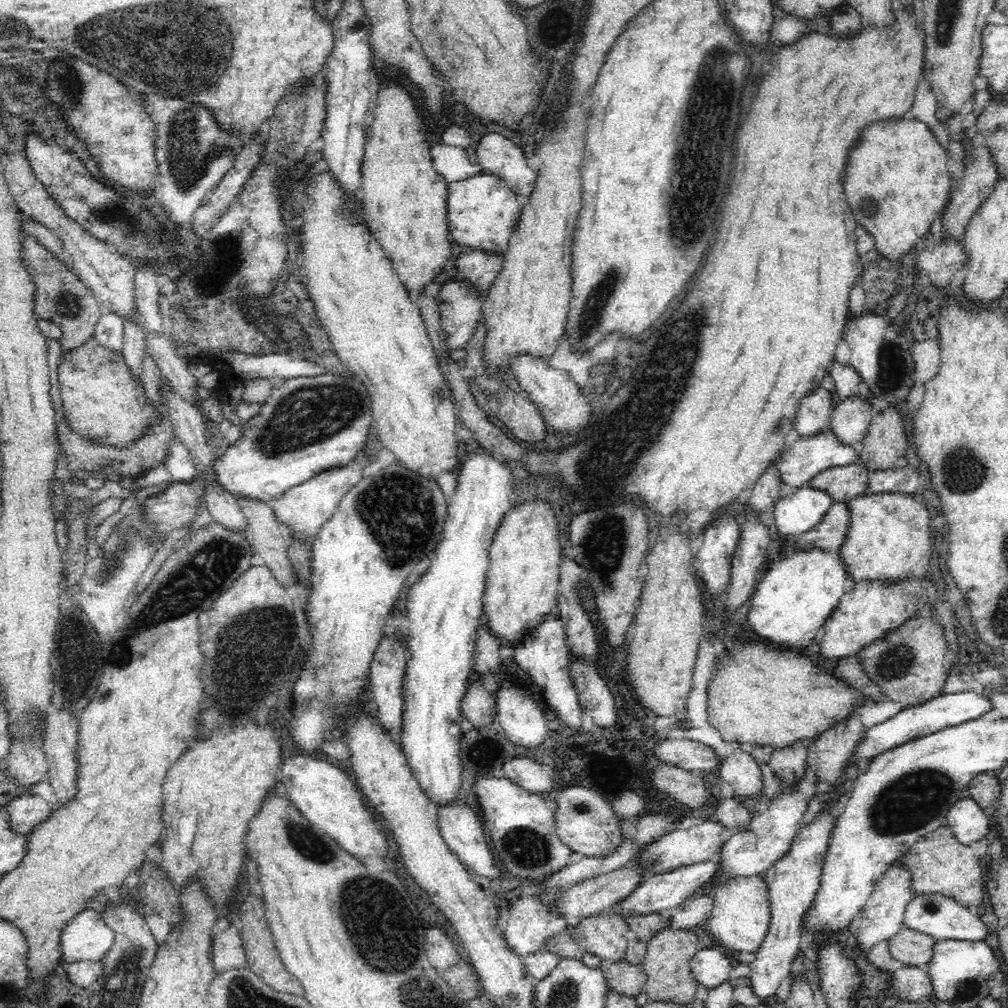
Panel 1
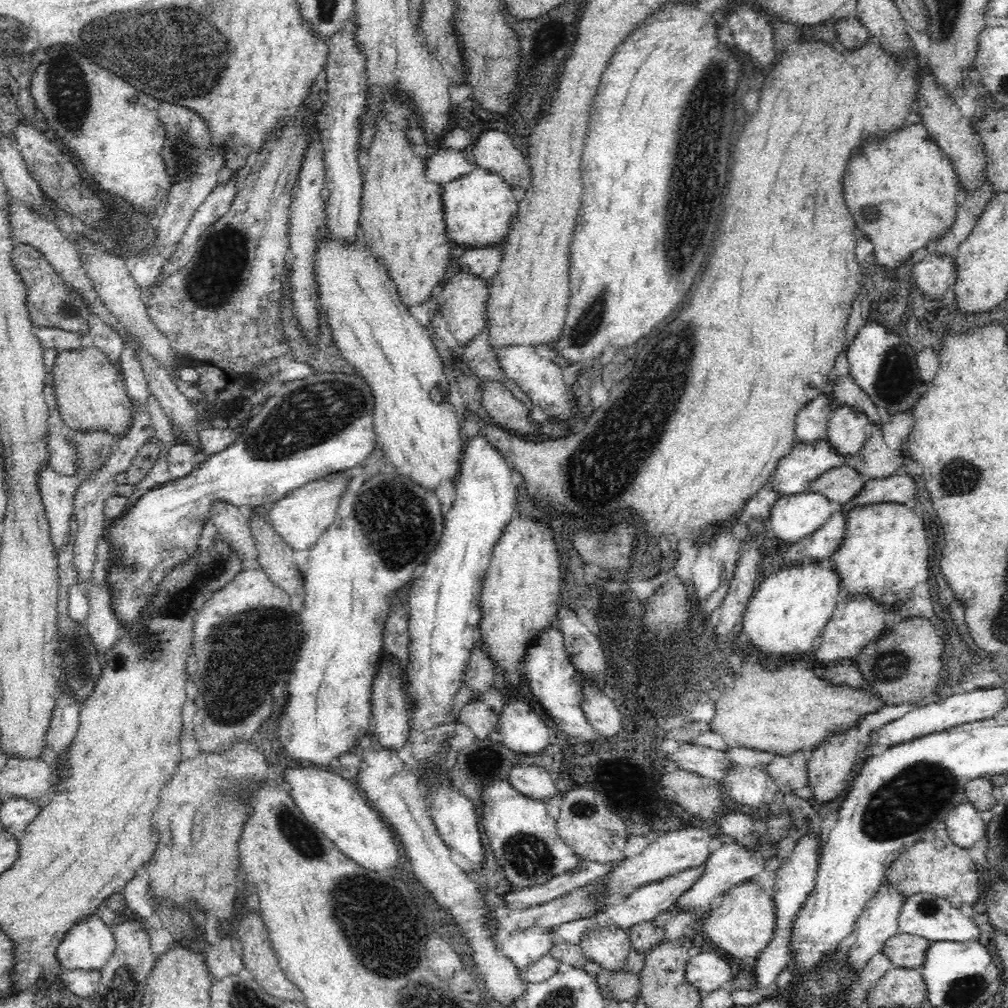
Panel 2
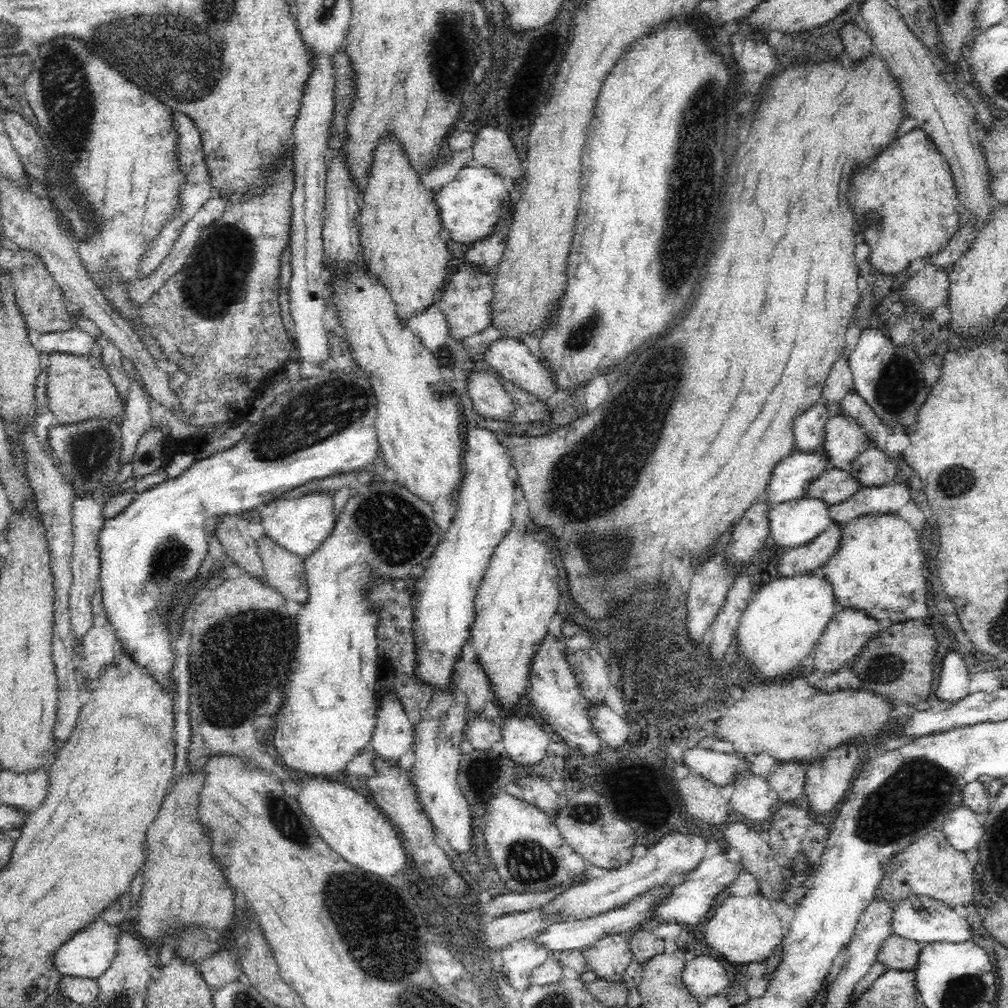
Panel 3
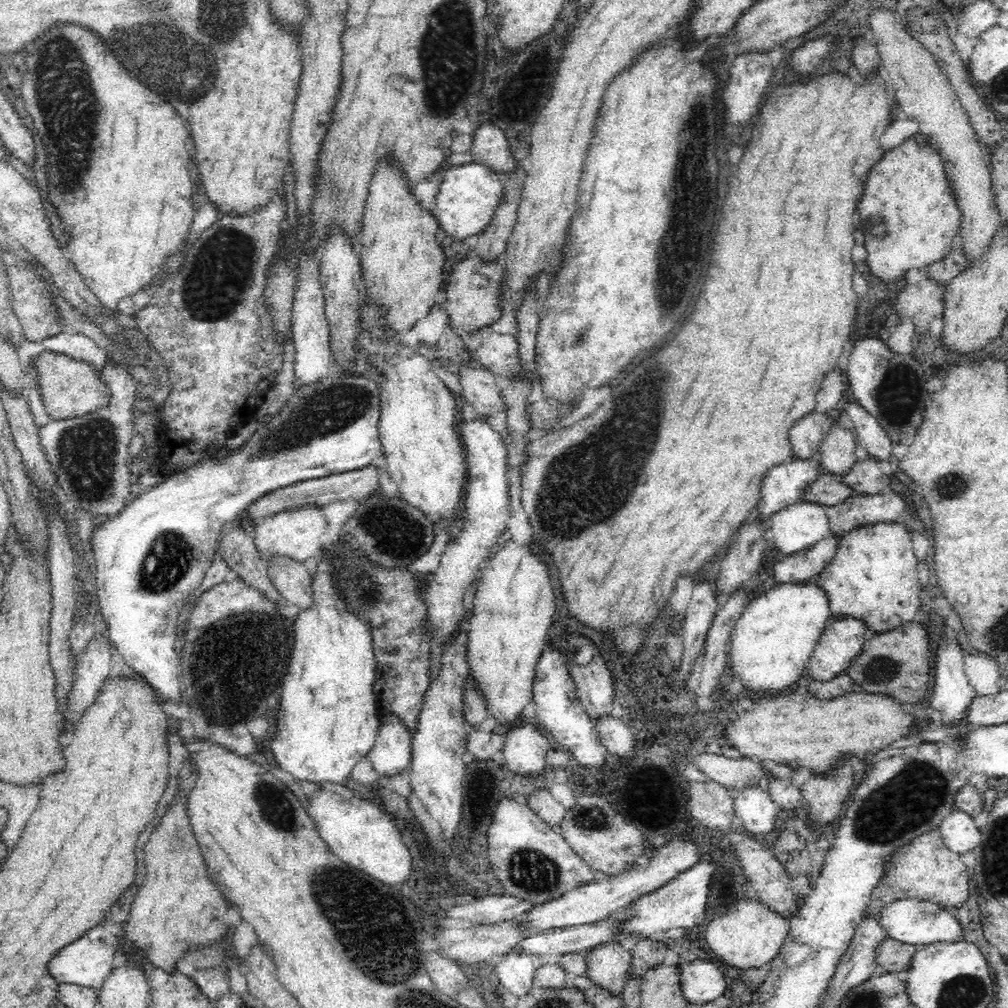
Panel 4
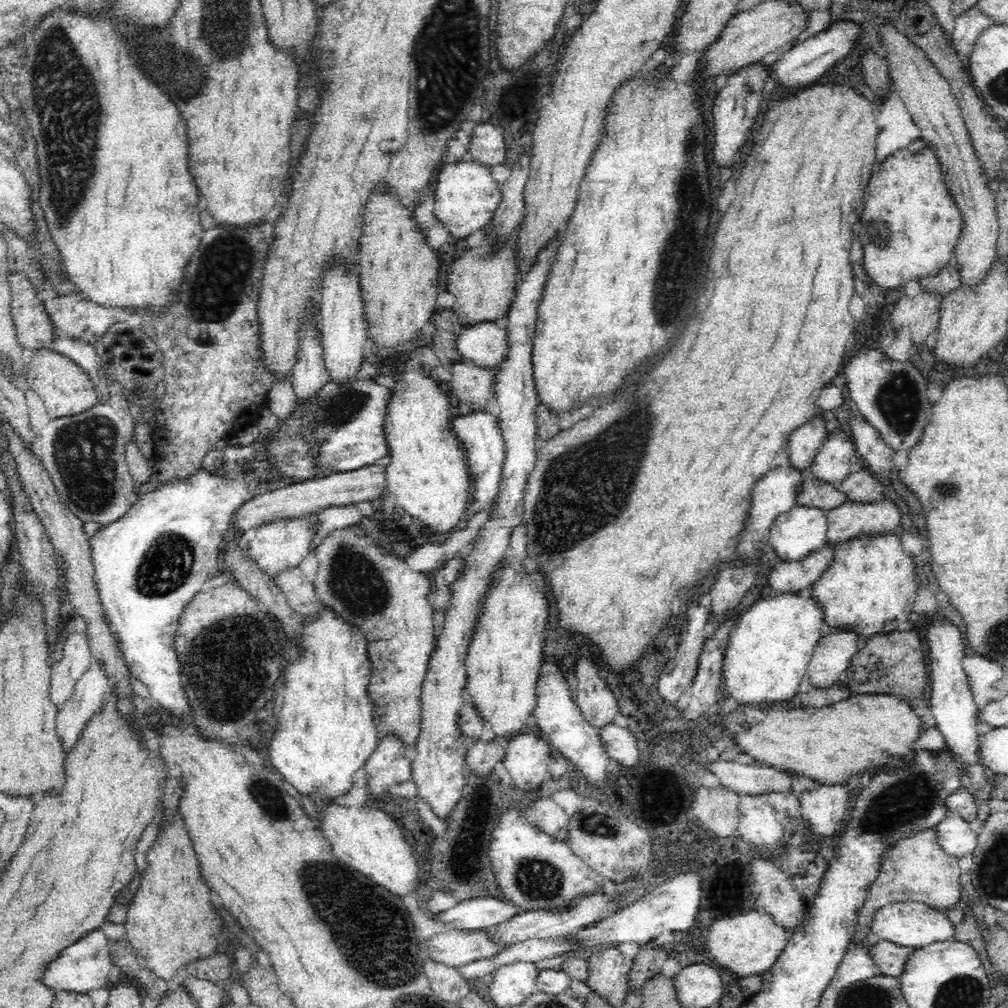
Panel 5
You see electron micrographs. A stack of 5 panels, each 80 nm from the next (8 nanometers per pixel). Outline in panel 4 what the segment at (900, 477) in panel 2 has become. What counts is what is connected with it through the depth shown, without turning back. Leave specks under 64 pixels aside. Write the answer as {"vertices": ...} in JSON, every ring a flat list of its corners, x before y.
{"vertices":[[894,489,882,493,856,493,844,502,827,506,830,530,832,533,841,536,844,531,852,527,863,525,864,523,875,523,878,521,897,521,902,512,906,511,906,496,900,492,894,492]]}

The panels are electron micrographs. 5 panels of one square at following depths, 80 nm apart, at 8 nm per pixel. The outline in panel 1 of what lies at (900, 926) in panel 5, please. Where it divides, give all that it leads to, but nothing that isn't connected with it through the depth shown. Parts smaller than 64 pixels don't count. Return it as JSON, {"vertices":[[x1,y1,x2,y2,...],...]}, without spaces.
{"vertices":[[917,894,908,904,904,912,904,926,932,936,936,941,962,940,982,941,988,936,986,924,980,920,978,914,961,905,955,898,943,894]]}

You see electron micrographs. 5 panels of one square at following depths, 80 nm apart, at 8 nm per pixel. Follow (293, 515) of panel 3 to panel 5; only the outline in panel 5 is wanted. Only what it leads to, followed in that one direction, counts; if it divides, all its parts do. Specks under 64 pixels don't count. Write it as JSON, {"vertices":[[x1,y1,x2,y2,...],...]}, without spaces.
{"vertices":[[314,513,310,515,300,515,299,517,284,517,275,521,265,522,256,527,256,533,248,544,248,555,263,568,264,571,273,576,288,565,296,566,308,556,312,554,312,540,318,534,318,526,316,522,312,524]]}

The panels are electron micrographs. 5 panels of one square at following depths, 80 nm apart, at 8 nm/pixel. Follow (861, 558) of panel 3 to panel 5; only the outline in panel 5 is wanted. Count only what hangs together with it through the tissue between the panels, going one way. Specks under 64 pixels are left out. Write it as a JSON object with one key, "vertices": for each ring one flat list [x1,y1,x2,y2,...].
{"vertices":[[899,529,856,535,834,552,830,566,812,584,812,593,824,606,824,621,831,627,854,627,866,641,874,635,908,630,918,590,914,573,918,559,904,552]]}

